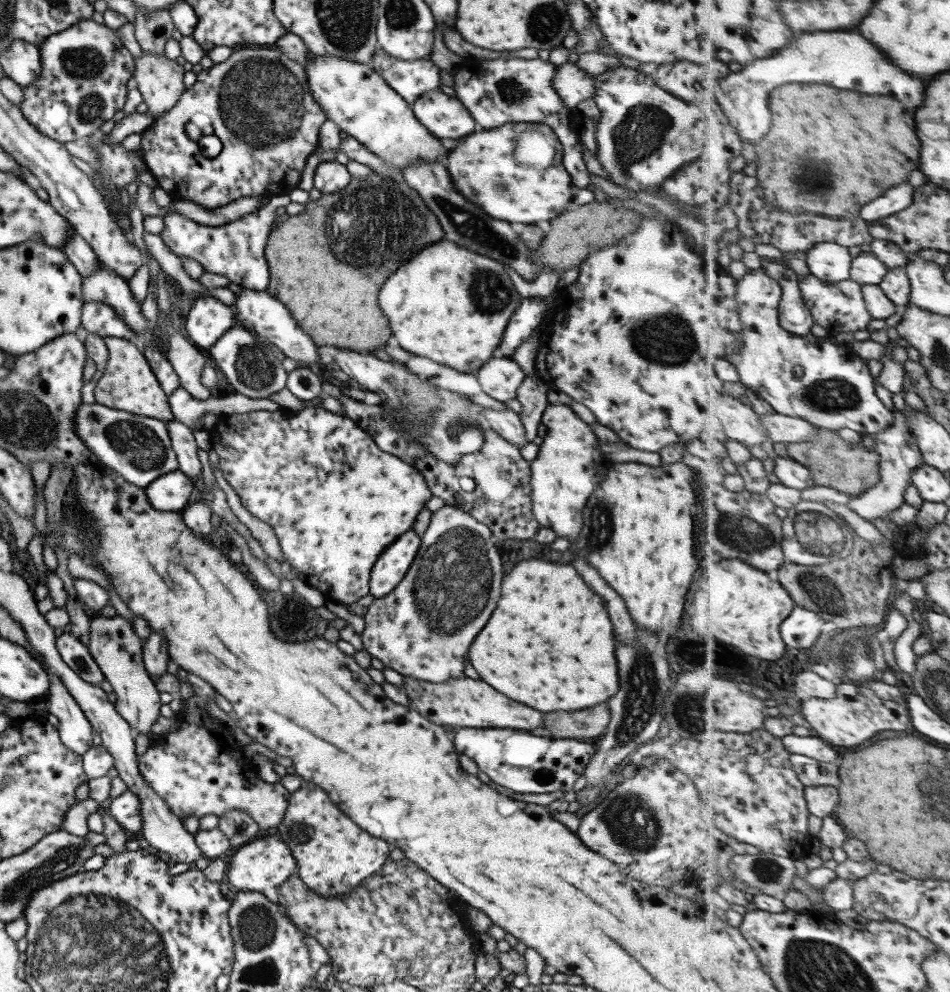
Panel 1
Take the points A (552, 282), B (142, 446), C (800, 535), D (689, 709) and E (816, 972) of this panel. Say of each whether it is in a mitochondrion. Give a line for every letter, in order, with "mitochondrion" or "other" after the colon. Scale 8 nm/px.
A: other
B: mitochondrion
C: mitochondrion
D: mitochondrion
E: mitochondrion

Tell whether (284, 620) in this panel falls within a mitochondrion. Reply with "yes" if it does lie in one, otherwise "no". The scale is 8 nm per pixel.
yes

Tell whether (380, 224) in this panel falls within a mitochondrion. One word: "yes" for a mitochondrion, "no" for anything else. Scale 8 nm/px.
yes

